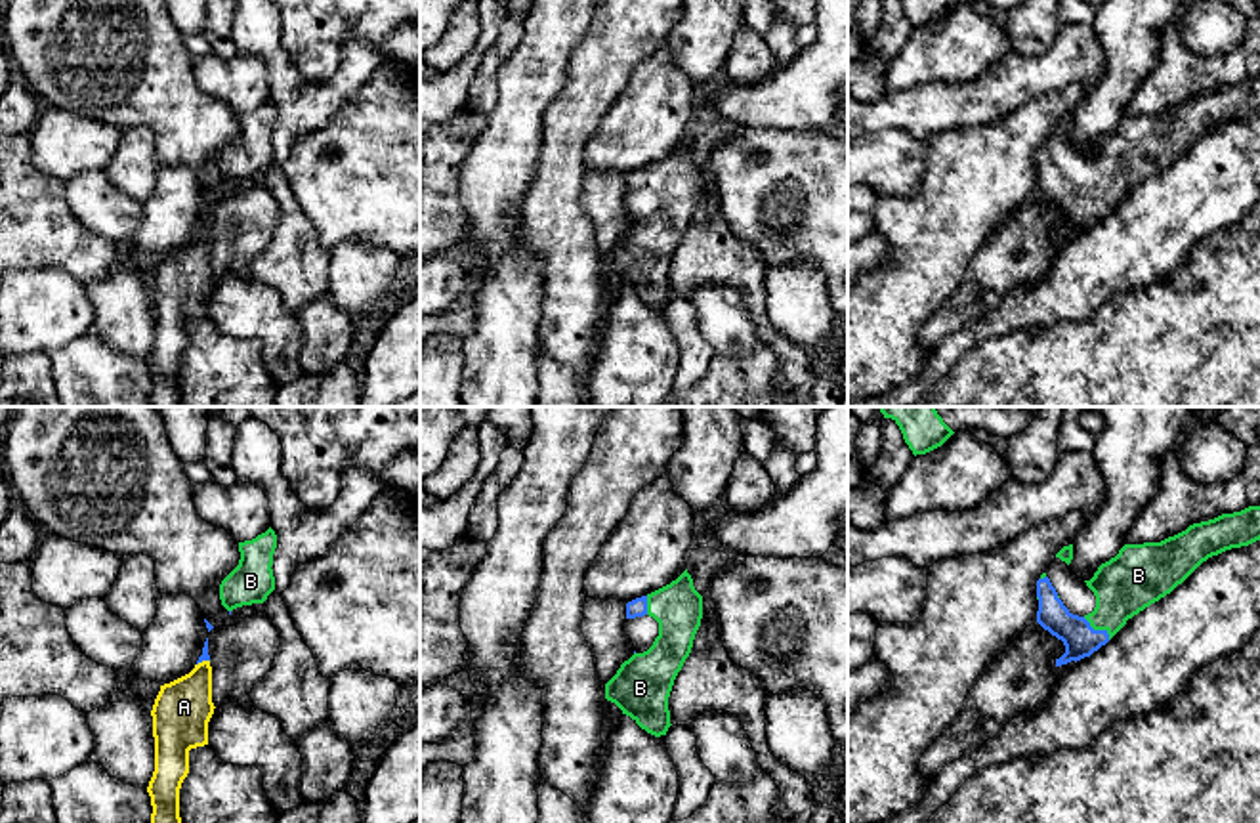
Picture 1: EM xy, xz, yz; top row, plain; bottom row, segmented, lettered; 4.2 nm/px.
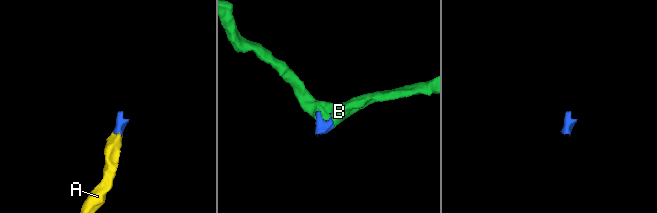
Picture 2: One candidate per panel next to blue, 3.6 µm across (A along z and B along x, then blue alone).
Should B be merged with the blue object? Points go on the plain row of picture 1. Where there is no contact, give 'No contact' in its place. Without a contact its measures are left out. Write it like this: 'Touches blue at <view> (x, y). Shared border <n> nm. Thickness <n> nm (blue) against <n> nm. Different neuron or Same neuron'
Touches blue at yz (1098, 203). Shared border 150 nm. Thickness 150 nm (blue) against 260 nm. Same neuron

